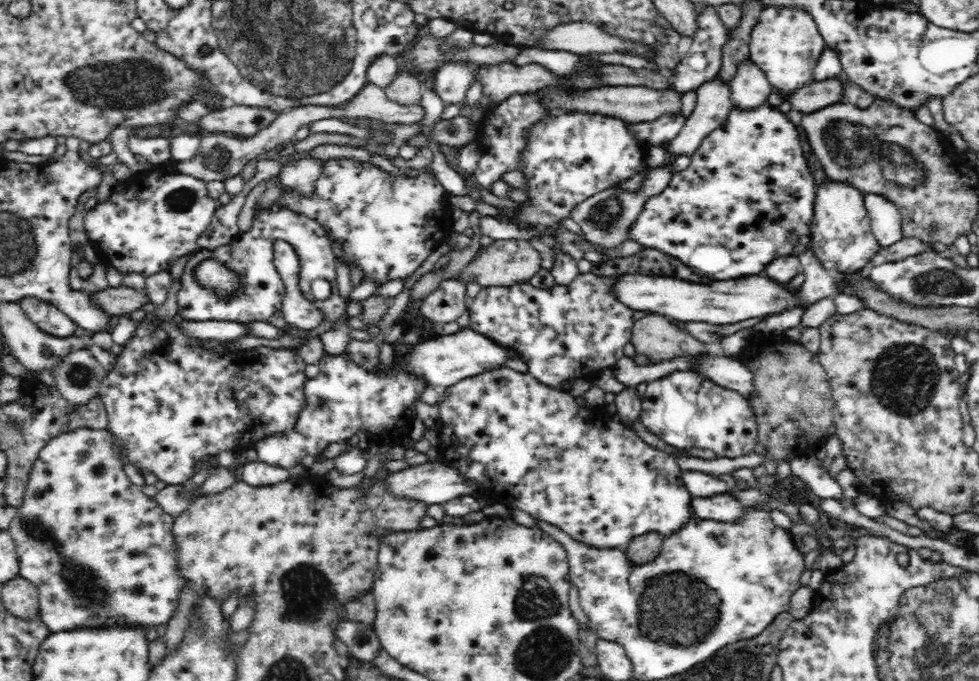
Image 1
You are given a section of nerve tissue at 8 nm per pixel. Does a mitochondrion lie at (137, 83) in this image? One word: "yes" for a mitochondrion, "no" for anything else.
yes

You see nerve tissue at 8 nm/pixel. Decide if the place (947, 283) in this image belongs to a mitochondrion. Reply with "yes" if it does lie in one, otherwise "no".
yes

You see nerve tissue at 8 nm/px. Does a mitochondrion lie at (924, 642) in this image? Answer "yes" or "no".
yes

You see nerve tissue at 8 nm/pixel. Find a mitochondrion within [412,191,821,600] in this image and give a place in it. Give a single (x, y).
(607, 215)

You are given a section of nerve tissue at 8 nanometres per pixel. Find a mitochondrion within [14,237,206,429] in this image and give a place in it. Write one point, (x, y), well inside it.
(78, 376)

